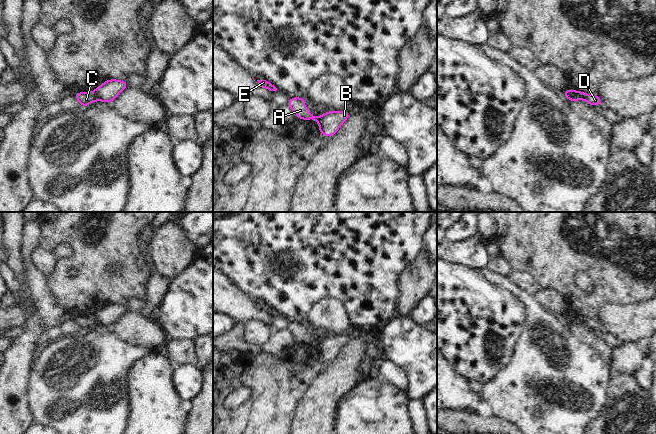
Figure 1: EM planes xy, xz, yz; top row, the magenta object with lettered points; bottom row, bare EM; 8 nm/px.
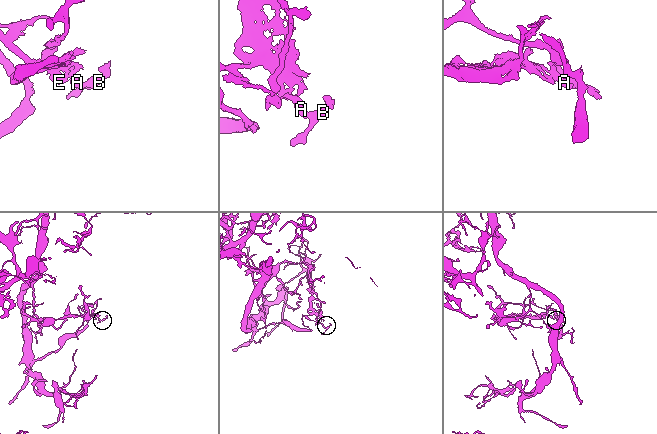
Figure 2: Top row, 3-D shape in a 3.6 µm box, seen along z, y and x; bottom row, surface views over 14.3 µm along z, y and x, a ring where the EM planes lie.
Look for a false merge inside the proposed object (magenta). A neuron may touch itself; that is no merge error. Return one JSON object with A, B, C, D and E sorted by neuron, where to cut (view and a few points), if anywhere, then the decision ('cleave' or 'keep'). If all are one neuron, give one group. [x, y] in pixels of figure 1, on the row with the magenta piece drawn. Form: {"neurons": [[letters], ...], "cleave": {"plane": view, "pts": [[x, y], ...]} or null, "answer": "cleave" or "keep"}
{"neurons": [["A", "C", "E"], ["B", "D"]], "cleave": {"plane": "yz", "pts": [[565, 91], [572, 96], [573, 100]]}, "answer": "cleave"}

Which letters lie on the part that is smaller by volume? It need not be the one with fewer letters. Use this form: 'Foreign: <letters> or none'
Foreign: B, D

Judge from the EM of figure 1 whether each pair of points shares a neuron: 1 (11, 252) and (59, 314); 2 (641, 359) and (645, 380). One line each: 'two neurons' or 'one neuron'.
1: two neurons
2: two neurons

